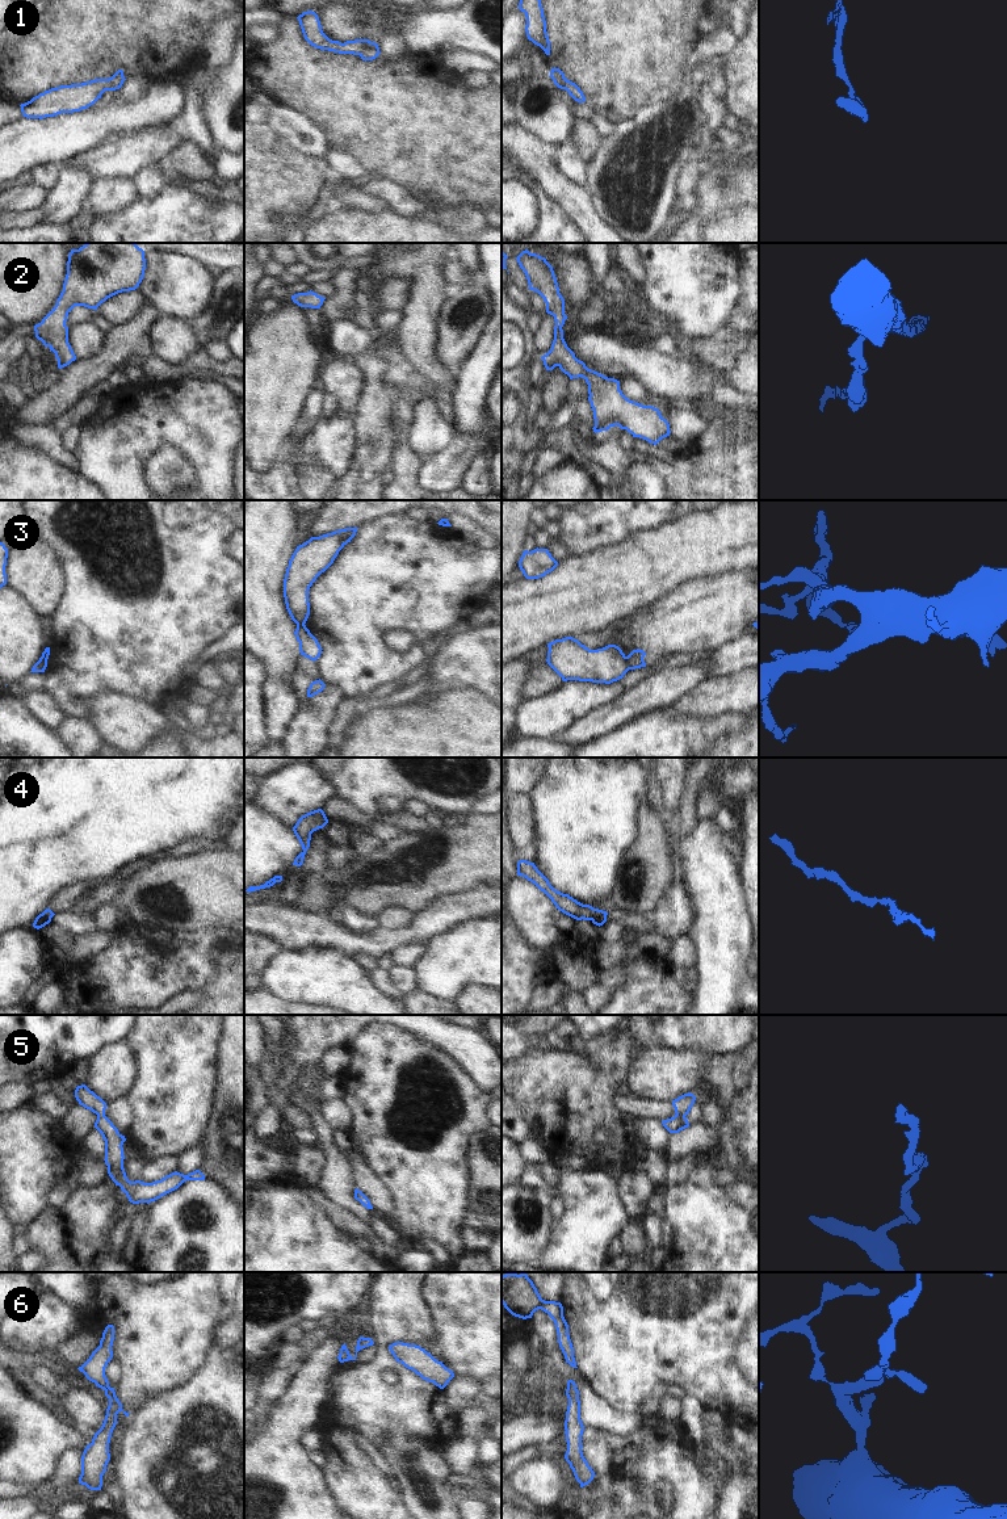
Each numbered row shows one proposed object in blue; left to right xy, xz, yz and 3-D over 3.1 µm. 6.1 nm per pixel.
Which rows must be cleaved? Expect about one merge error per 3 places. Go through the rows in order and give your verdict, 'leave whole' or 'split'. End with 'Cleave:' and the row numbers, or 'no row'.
1: split
2: leave whole
3: split
4: leave whole
5: leave whole
6: leave whole
Cleave: 1, 3

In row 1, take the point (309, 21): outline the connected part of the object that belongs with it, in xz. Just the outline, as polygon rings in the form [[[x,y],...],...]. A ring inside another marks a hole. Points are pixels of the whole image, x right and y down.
[[[312,11],[303,12],[297,18],[305,39],[316,49],[360,55],[370,45],[369,39],[354,39],[344,43],[330,39],[322,30],[318,14]]]

